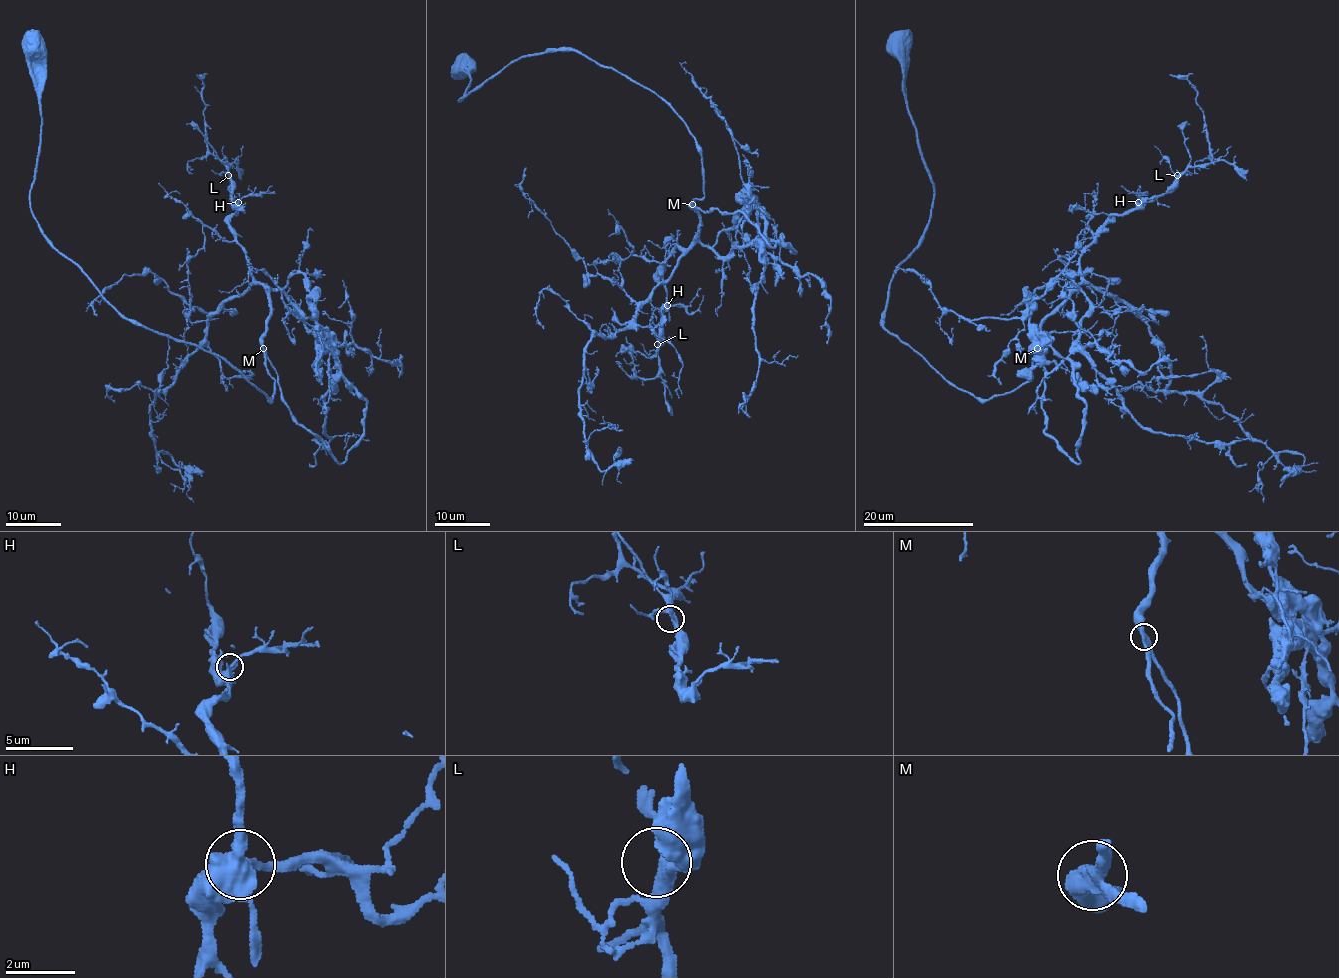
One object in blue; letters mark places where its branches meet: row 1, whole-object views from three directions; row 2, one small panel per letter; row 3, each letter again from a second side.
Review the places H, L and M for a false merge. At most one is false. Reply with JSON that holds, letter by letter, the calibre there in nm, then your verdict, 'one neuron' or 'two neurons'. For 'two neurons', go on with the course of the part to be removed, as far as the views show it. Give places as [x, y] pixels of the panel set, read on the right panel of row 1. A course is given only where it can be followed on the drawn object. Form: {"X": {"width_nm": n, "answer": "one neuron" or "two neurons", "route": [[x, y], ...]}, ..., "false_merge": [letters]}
{"H": {"width_nm": 340, "answer": "one neuron"}, "L": {"width_nm": 320, "answer": "one neuron"}, "M": {"width_nm": 320, "answer": "one neuron"}, "false_merge": []}

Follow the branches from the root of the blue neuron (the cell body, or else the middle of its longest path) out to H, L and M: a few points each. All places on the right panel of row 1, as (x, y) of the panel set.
H: (902, 43), (933, 209), (884, 327), (955, 386), (990, 399), (1031, 377), (1081, 252), (1138, 202)
L: (902, 43), (933, 209), (884, 327), (976, 397), (1031, 377), (1041, 322), (1081, 281), (1095, 232), (1177, 175)
M: (902, 43), (908, 113), (933, 209), (923, 241), (890, 284), (884, 327), (980, 399), (1021, 386), (1037, 349)

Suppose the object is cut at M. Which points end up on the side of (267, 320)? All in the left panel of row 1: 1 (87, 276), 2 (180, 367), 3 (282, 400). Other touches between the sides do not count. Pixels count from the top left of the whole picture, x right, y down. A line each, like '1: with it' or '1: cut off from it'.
1: cut off from it
2: with it
3: with it

